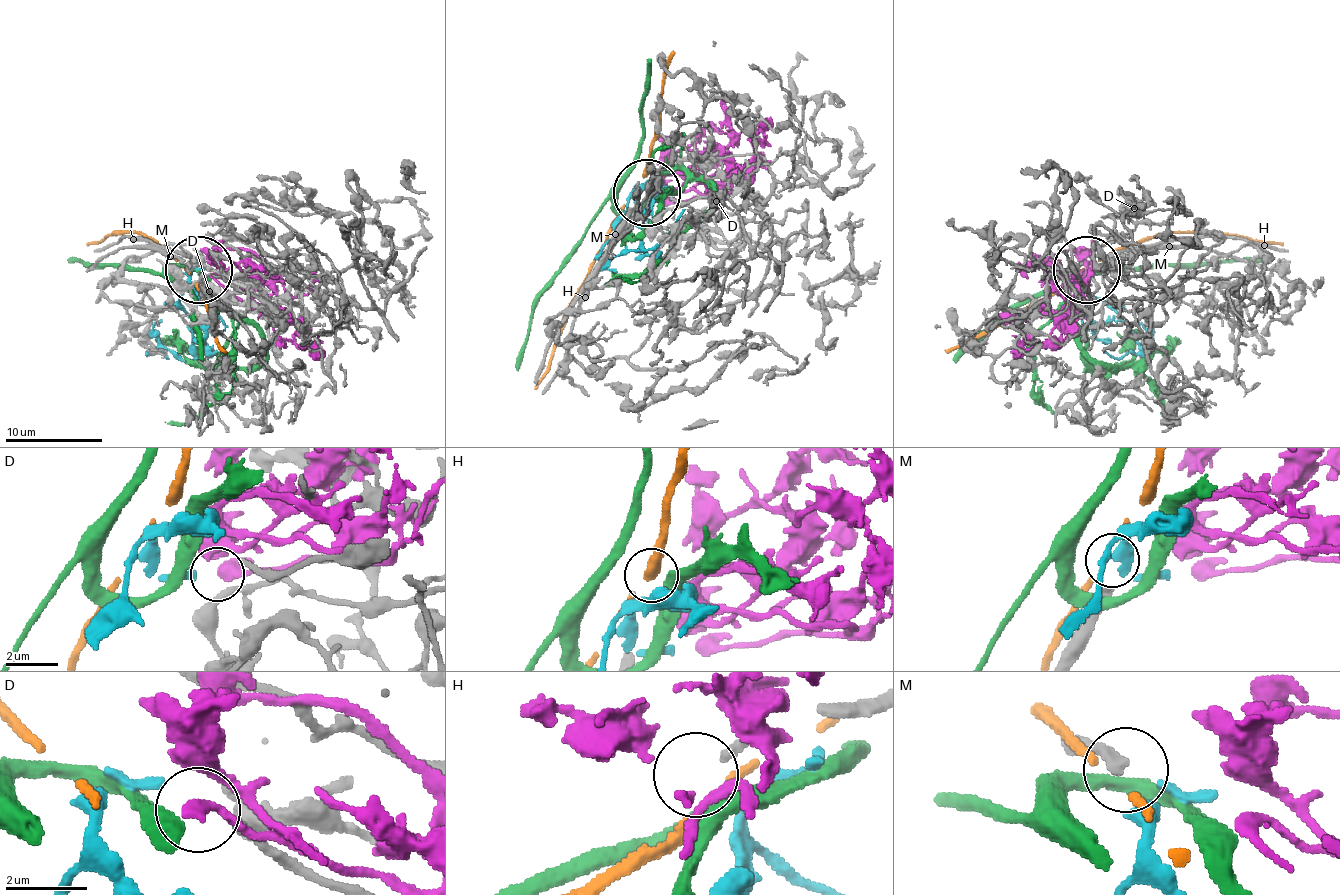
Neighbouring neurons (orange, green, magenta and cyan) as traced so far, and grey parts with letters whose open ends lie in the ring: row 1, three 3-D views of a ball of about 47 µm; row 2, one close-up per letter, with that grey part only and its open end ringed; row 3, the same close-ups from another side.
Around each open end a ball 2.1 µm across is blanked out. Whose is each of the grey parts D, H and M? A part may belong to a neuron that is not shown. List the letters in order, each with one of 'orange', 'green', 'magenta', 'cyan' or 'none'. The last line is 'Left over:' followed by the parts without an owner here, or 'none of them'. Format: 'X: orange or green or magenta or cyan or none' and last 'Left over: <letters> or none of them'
D: cyan
H: none
M: none
Left over: H, M

